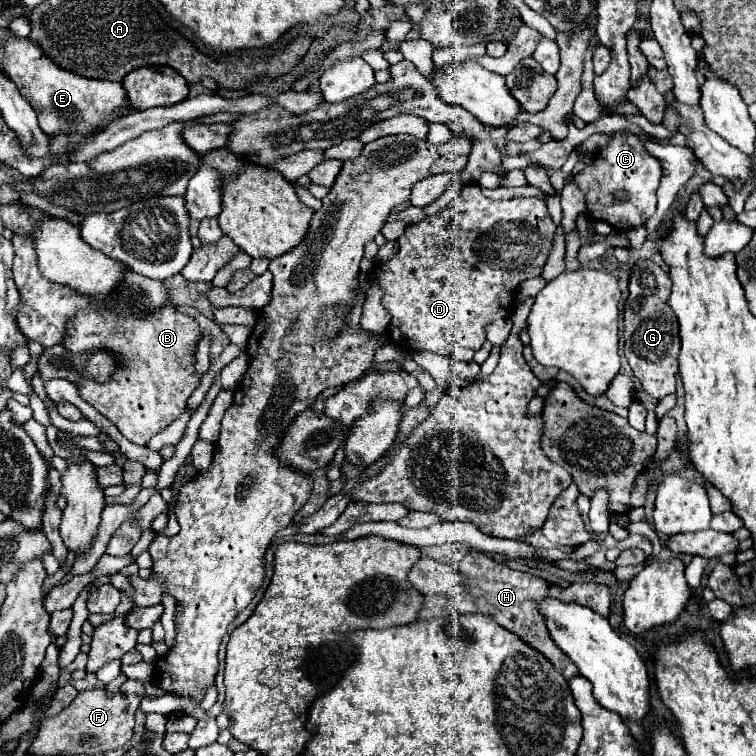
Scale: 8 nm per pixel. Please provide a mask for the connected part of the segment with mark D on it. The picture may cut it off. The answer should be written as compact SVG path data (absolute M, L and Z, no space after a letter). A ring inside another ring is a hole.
M476 184L464 186L448 208L418 224L408 224L404 234L398 238L396 256L374 268L380 288L384 290L382 304L392 314L392 322L388 326L390 340L406 350L428 350L442 356L450 356L456 348L480 350L486 342L484 326L512 314L518 284L542 274L552 248L554 230L556 224L548 214L546 202L540 198L516 196L512 200L490 200L482 196ZM442 246L458 248L460 256L438 256L442 254Z

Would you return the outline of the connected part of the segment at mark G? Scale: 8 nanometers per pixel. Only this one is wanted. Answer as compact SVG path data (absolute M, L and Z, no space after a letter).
M636 260L628 280L628 300L624 306L624 356L634 372L634 378L640 382L640 388L634 390L632 398L640 402L640 390L650 398L662 400L664 396L676 392L676 374L678 374L678 352L680 336L676 314L668 306L672 292L672 280L652 260Z

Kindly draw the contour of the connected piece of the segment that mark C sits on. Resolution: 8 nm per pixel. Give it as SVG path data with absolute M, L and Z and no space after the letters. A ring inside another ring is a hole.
M614 132L606 148L594 154L590 166L586 166L574 182L586 196L586 212L594 220L608 222L614 230L626 232L644 224L656 210L656 190L660 184L660 164L652 158L644 142L632 132ZM616 192L626 192L628 200L616 200Z

